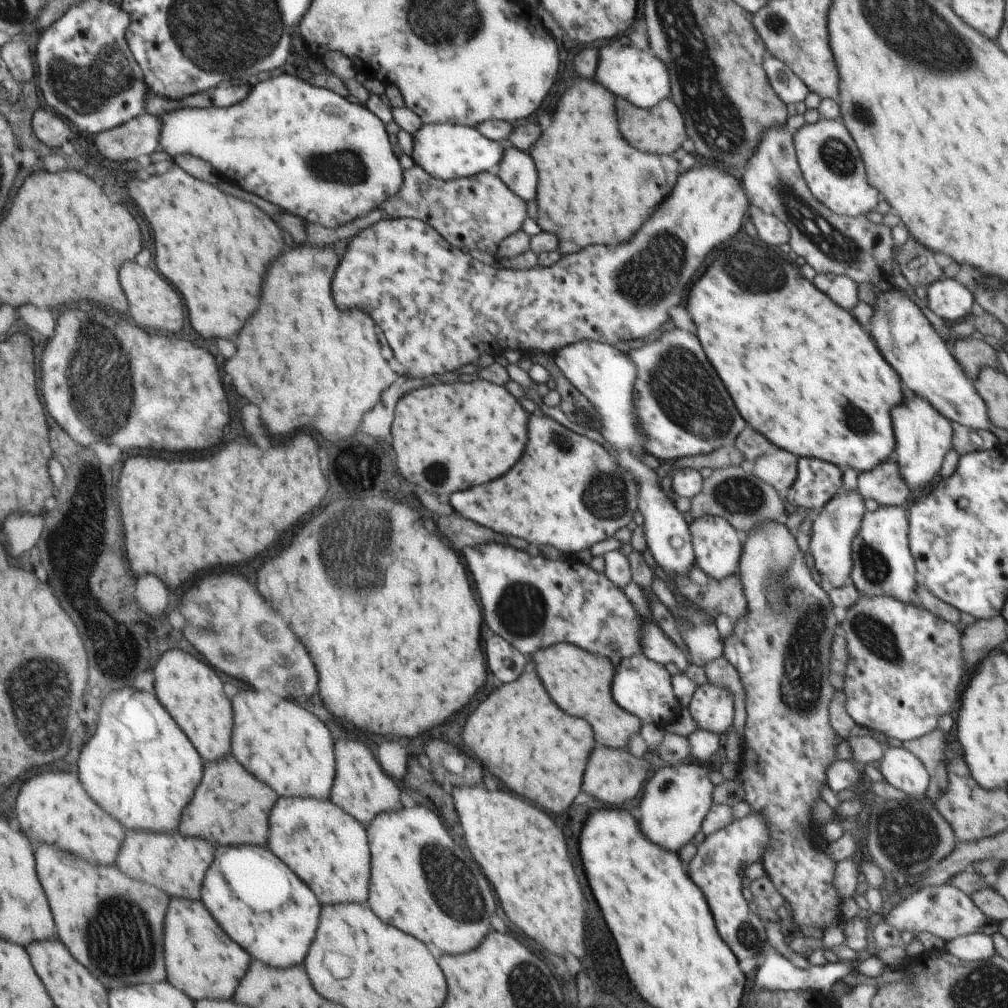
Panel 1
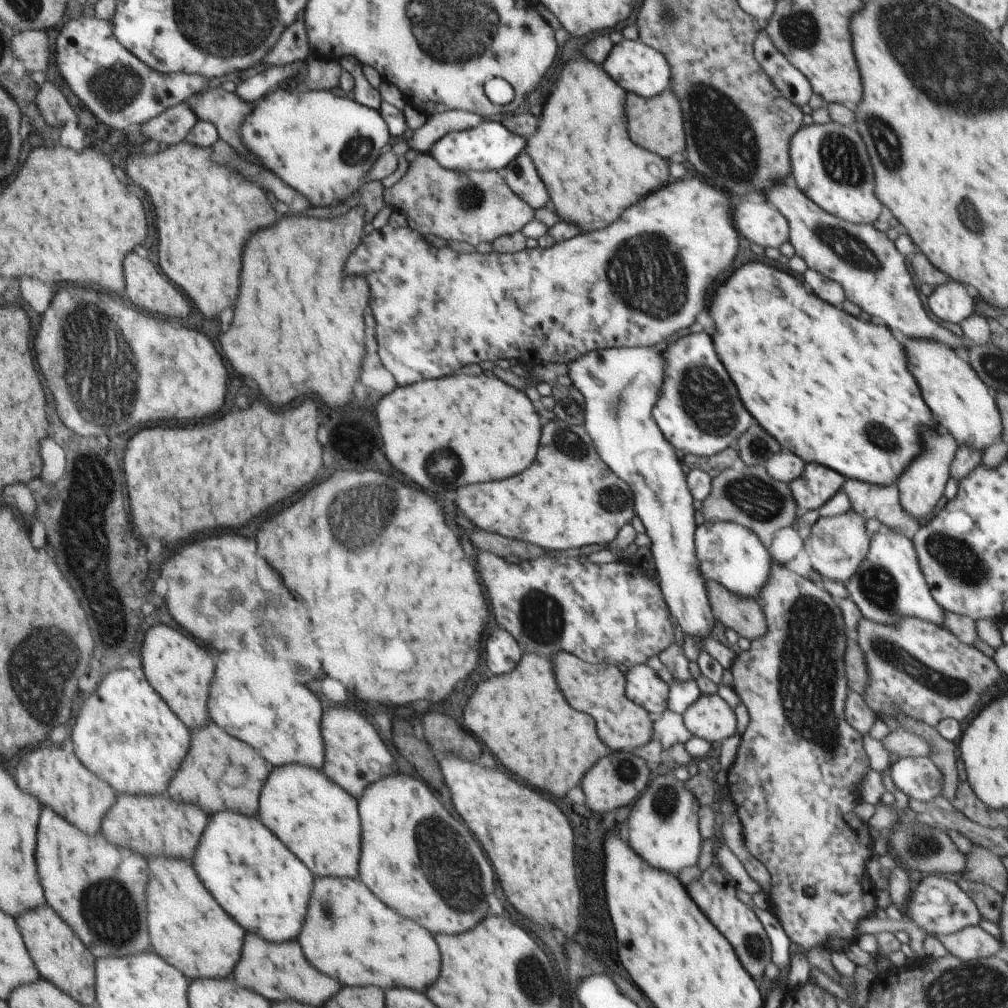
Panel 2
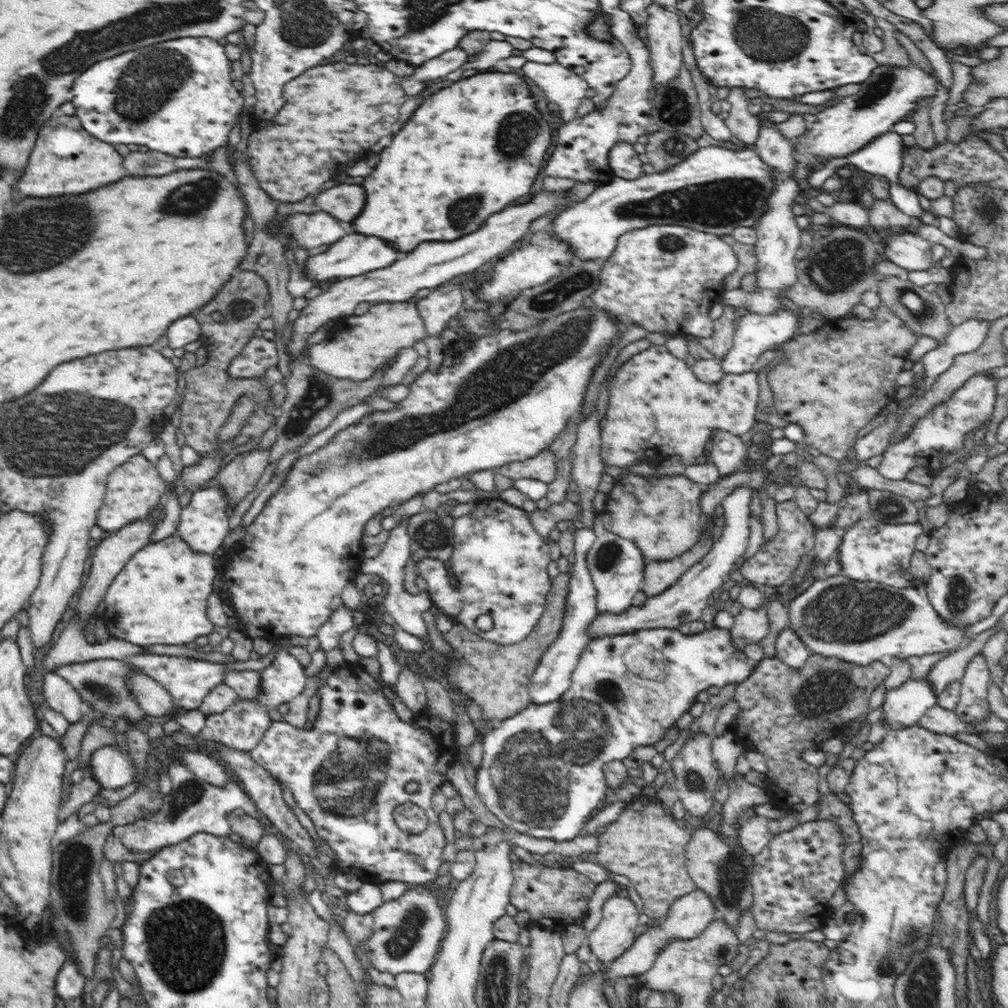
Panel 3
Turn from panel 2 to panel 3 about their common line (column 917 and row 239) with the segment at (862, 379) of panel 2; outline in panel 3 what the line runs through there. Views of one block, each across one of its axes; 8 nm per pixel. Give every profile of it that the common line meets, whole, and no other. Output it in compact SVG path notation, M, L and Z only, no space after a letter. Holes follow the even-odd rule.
M486 72L486 74L476 74L470 78L464 78L460 82L454 82L450 88L440 90L438 94L430 96L412 116L410 120L402 126L402 130L392 138L392 144L388 148L384 148L380 152L380 162L374 168L374 172L364 180L364 190L366 190L366 206L362 210L362 214L354 220L352 230L364 236L378 236L386 242L390 242L396 250L400 252L410 252L422 242L452 242L457 238L462 238L466 234L472 234L478 230L489 216L501 211L508 205L512 205L514 200L518 200L520 196L526 196L536 176L538 170L546 156L546 150L552 144L552 134L550 122L546 121L546 114L538 114L535 106L536 97L532 98L532 93L528 90L528 86L524 84L524 80L516 74L502 74L502 72Z

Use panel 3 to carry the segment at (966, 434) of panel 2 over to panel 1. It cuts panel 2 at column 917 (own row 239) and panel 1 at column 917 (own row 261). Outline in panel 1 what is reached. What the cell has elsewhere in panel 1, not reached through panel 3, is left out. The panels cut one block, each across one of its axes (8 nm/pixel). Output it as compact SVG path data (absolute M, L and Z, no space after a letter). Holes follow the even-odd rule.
M898 287L886 290L876 298L876 304L871 308L874 328L870 334L878 342L884 358L900 374L904 386L908 386L908 392L928 400L949 421L954 420L972 430L990 431L988 408L974 388L973 380L966 376L950 348L906 292Z

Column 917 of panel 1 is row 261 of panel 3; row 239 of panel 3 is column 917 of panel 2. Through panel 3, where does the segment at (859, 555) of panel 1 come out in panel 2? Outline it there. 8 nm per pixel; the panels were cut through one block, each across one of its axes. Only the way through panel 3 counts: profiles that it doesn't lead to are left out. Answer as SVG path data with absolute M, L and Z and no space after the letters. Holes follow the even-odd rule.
M882 525L878 532L871 534L868 554L866 554L864 562L860 564L860 568L856 570L856 574L846 582L845 587L863 616L874 620L874 622L882 622L882 624L888 624L888 626L896 626L904 616L906 618L912 616L925 621L931 621L938 626L944 627L945 608L942 608L934 600L932 594L930 594L930 589L926 584L924 574L922 574L913 542L902 534L900 530L897 532L888 528L888 526Z

